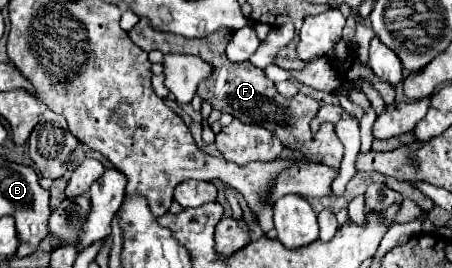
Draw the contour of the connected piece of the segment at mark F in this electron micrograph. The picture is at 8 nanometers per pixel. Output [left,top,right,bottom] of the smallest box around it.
[129,19,343,169]

